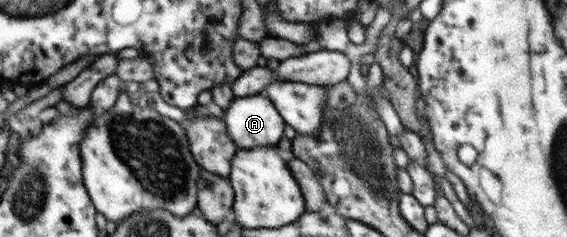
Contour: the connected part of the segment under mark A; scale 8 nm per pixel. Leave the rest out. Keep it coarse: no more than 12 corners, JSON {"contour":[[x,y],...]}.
{"contour":[[262,94],[223,121],[238,149],[278,145],[283,117]]}

